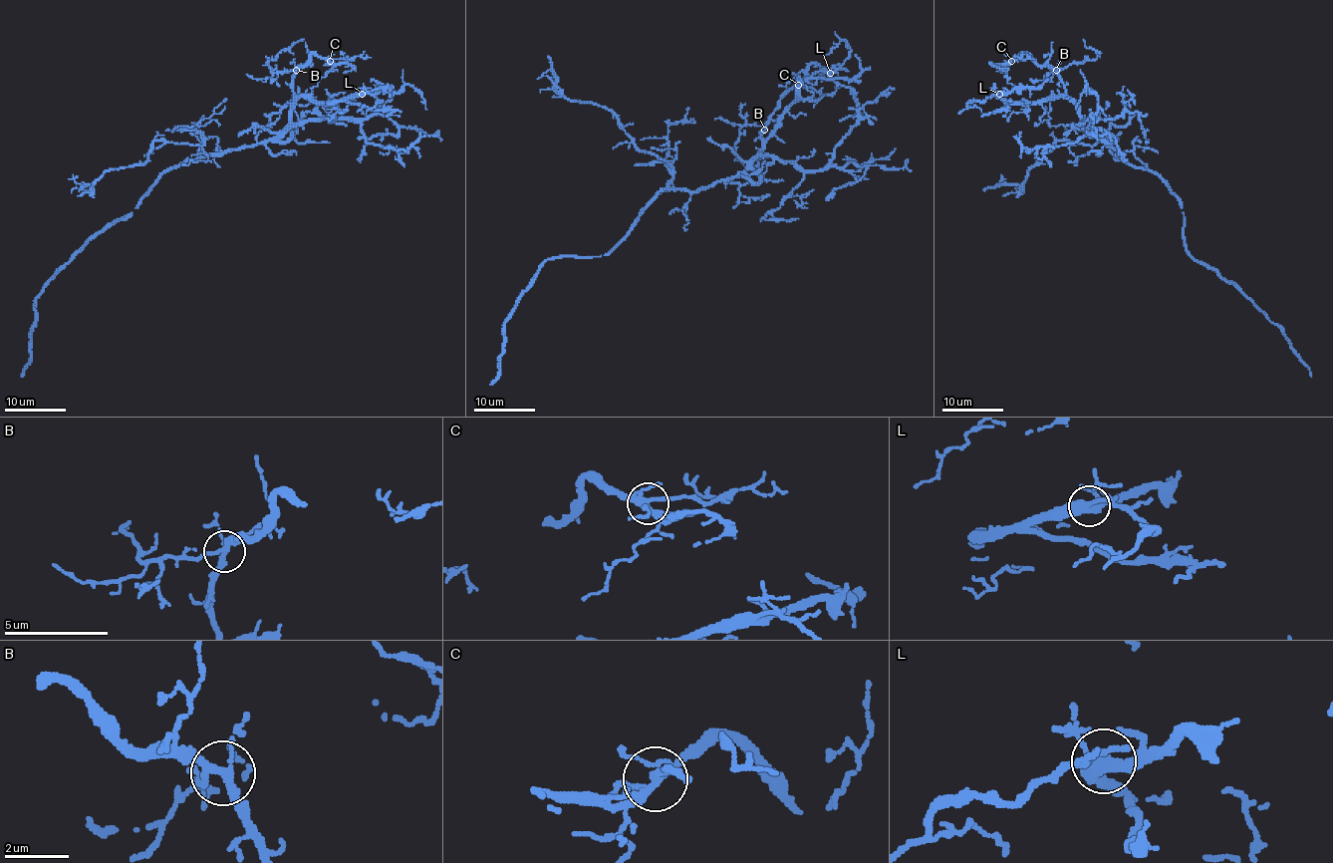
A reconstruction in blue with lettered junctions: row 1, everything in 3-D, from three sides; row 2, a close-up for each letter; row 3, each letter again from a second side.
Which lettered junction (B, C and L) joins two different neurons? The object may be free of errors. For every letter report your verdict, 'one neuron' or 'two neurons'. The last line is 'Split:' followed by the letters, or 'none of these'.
B: one neuron
C: one neuron
L: one neuron
Split: none of these

